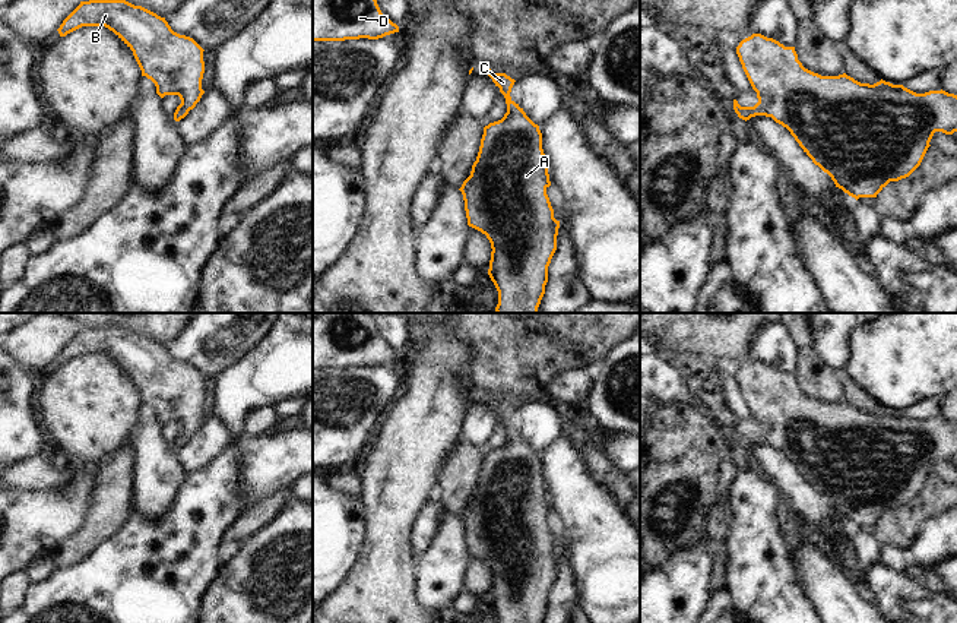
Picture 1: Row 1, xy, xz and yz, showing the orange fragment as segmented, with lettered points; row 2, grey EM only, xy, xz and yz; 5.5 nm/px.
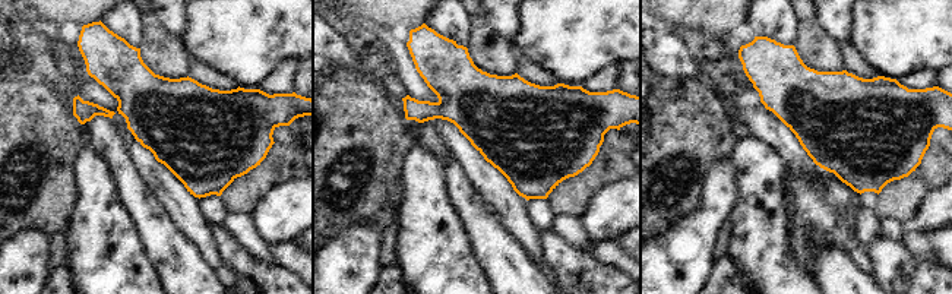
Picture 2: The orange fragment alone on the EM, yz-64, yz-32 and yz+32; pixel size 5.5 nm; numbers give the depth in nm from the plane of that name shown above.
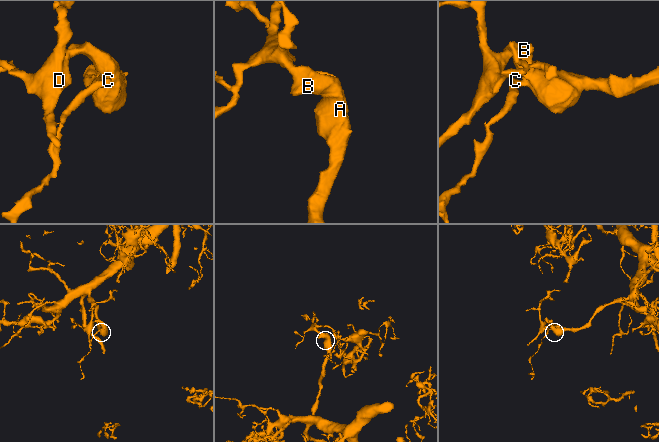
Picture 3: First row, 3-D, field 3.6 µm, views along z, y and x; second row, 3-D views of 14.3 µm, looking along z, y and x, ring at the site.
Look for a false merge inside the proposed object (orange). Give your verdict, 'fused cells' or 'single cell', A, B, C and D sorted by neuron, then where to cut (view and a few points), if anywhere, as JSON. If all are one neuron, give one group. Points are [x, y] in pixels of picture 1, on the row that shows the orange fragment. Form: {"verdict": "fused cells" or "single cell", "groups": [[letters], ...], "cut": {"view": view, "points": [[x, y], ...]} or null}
{"verdict": "single cell", "groups": [["A", "B", "C", "D"]], "cut": null}

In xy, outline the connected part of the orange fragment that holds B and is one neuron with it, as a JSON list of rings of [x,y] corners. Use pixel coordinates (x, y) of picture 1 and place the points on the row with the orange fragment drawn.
[[[89,0],[80,1],[57,31],[66,37],[82,26],[113,31],[133,51],[142,76],[155,83],[161,98],[180,97],[175,121],[184,118],[205,94],[205,50],[193,38],[174,32],[165,18],[126,0]]]

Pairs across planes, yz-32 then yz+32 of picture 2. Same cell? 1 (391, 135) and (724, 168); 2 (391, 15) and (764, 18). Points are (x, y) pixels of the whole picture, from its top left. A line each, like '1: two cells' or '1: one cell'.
1: two cells
2: two cells

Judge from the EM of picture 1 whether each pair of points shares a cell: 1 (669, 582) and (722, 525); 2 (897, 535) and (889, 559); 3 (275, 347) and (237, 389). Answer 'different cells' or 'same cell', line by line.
1: same cell
2: different cells
3: same cell

